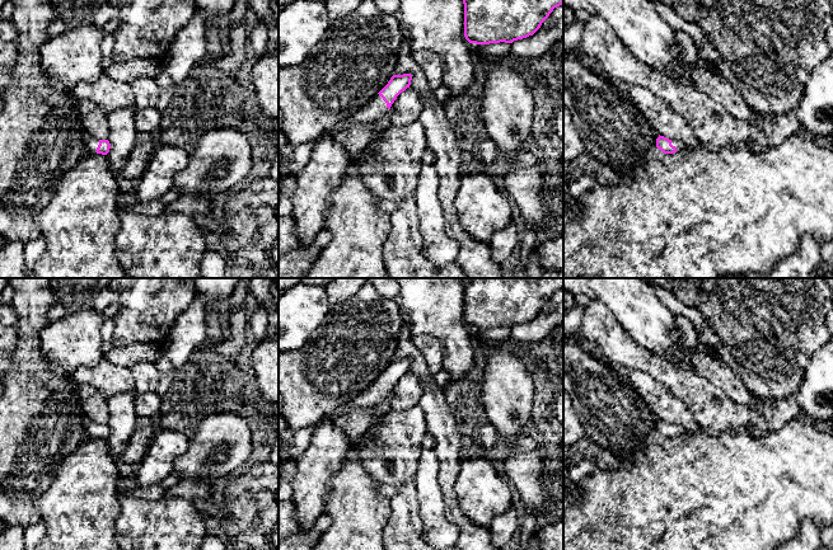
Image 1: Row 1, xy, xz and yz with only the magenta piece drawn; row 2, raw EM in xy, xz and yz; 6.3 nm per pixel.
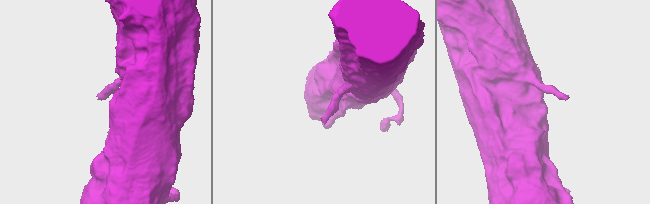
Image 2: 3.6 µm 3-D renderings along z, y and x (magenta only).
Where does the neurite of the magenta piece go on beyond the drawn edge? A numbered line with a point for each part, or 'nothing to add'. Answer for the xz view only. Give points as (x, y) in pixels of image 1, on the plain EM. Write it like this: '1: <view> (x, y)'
1: xz (377, 391)

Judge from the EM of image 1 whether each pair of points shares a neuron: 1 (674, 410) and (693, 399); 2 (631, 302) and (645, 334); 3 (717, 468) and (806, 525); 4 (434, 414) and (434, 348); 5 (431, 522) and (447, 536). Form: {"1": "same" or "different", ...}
{"1": "different", "2": "same", "3": "different", "4": "different", "5": "same"}

